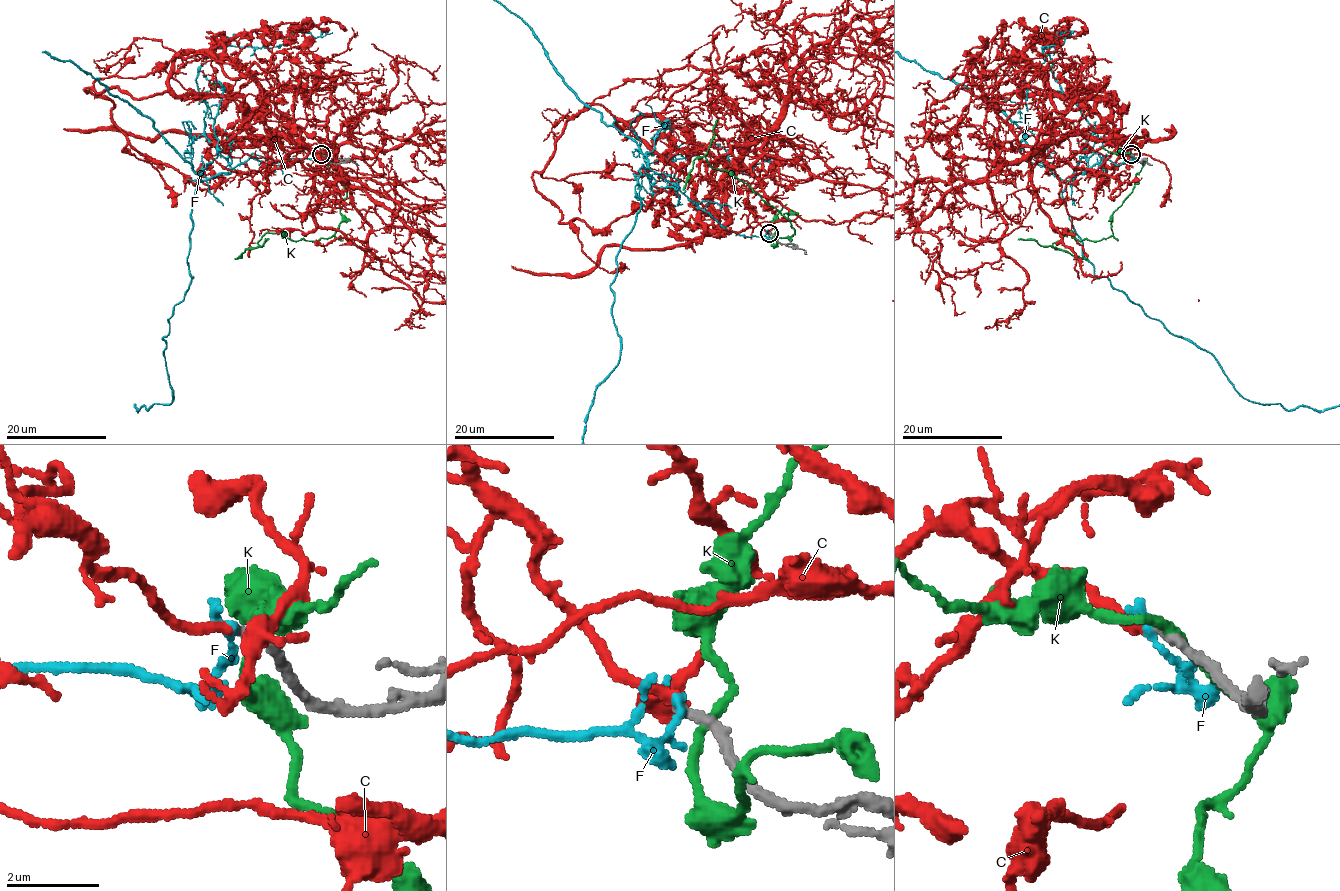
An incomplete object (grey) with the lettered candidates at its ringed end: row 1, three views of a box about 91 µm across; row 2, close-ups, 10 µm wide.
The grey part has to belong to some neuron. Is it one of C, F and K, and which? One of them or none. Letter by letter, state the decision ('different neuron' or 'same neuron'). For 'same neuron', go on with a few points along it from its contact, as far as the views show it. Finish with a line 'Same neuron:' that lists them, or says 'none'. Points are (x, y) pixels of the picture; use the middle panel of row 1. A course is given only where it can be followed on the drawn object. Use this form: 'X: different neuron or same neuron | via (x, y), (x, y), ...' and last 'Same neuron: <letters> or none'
C: same neuron | via (770, 233), (741, 146), (713, 217), (590, 105), (533, 183), (561, 223), (649, 204), (651, 224)
F: different neuron
K: different neuron
Same neuron: C

